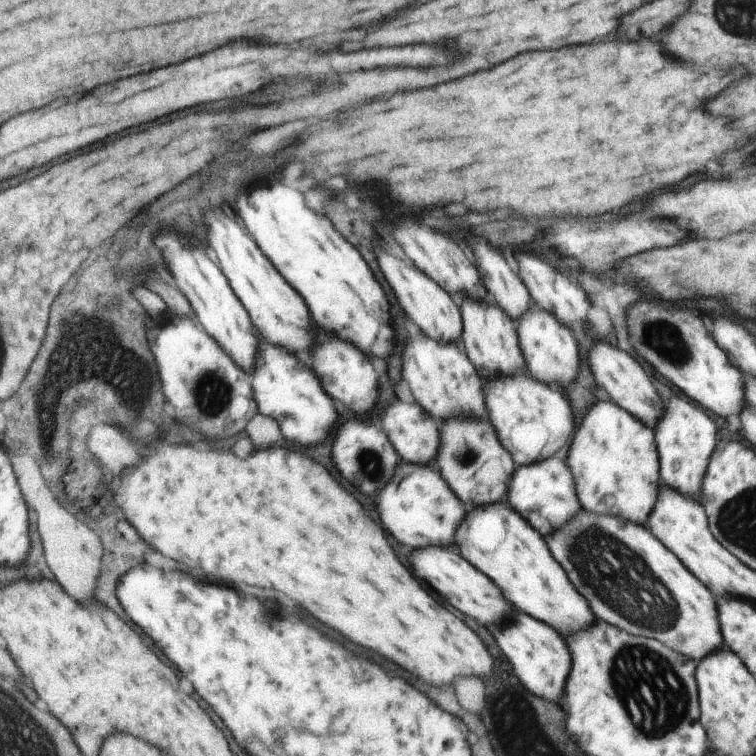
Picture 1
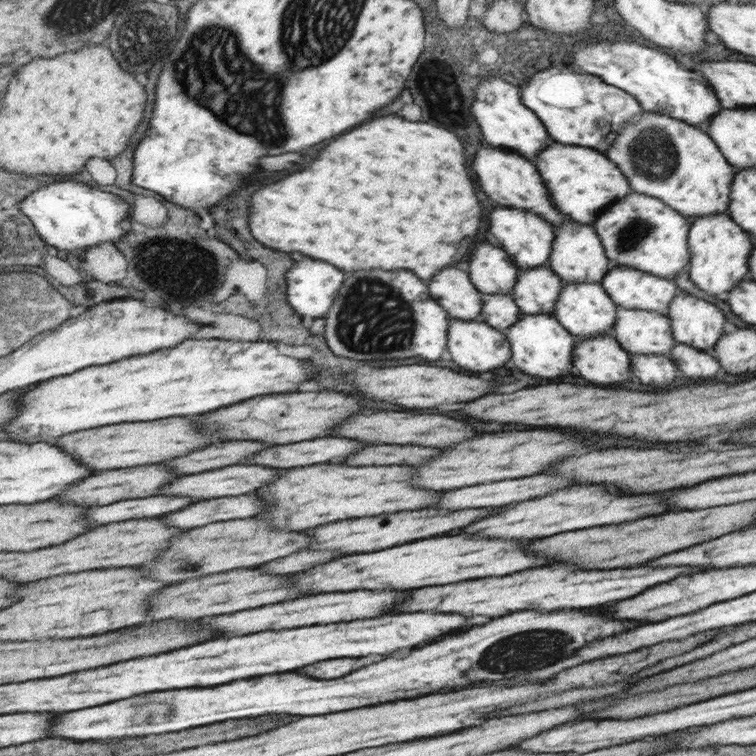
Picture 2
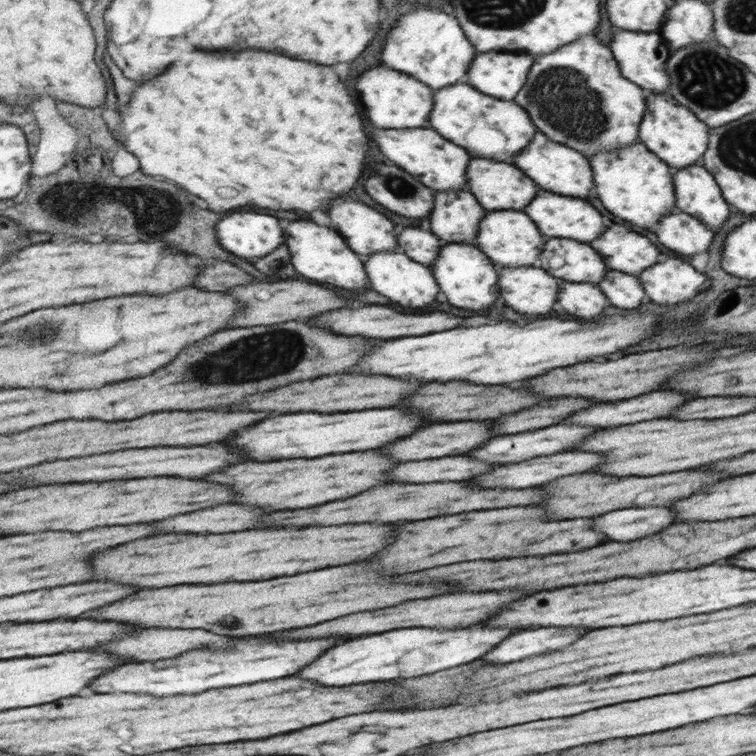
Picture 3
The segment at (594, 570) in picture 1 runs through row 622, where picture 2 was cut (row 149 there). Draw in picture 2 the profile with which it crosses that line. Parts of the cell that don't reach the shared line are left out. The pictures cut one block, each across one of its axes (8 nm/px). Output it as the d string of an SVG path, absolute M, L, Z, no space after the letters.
M643 111L643 114L644 116L634 116L638 120L634 120L634 124L630 124L626 132L622 132L622 140L618 140L618 144L614 144L614 148L610 148L608 154L605 153L606 156L610 156L609 159L614 164L618 164L621 168L631 184L632 192L658 197L685 217L728 212L731 187L738 170L726 160L713 137L704 127L686 124L684 120L676 120L660 112Z

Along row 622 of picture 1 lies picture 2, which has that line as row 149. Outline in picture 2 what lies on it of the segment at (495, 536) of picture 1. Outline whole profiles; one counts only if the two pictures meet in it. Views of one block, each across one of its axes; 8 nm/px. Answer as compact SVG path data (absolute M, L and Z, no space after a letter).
M553 141L537 158L532 160L539 168L543 181L549 190L548 196L557 209L576 223L593 225L617 200L631 194L631 184L619 166L606 158L605 153L585 146L562 144Z

